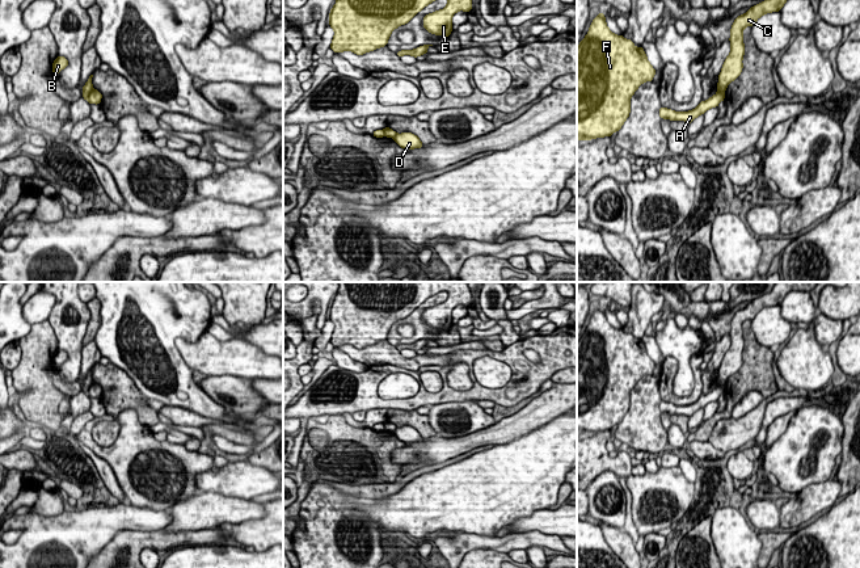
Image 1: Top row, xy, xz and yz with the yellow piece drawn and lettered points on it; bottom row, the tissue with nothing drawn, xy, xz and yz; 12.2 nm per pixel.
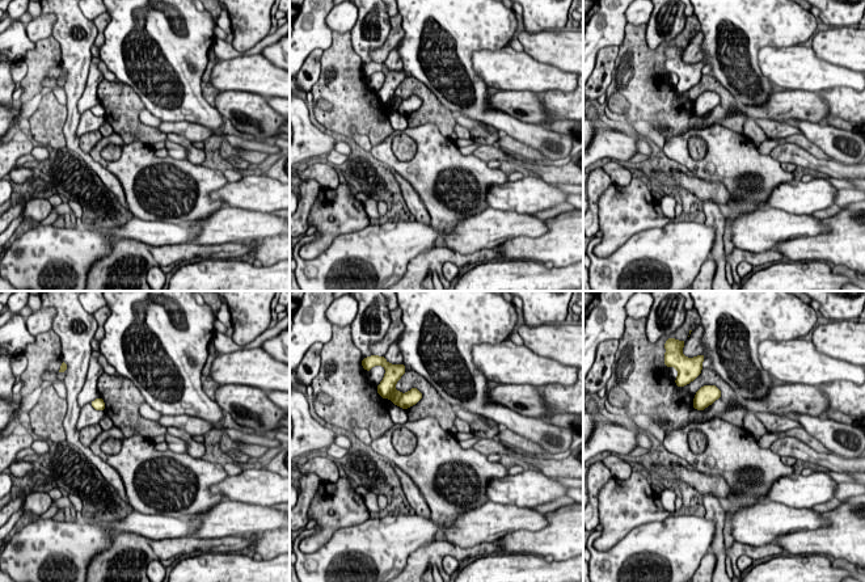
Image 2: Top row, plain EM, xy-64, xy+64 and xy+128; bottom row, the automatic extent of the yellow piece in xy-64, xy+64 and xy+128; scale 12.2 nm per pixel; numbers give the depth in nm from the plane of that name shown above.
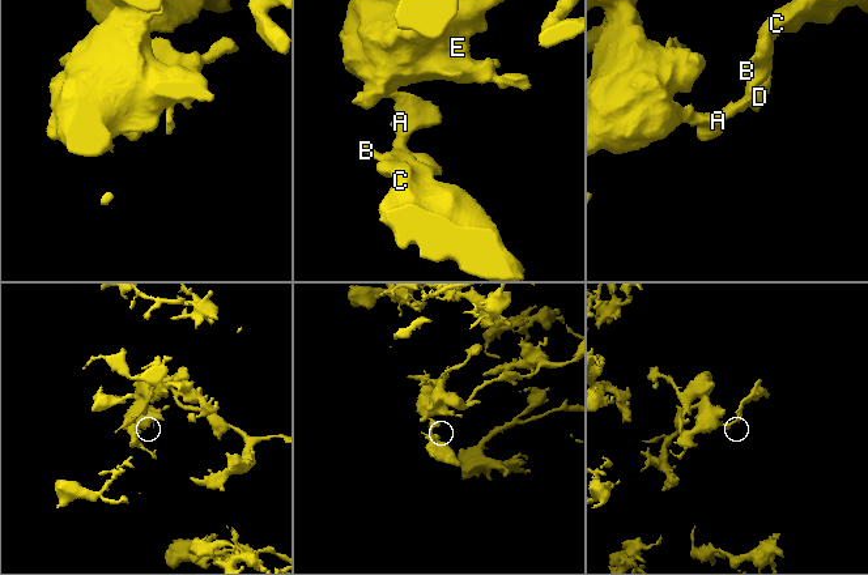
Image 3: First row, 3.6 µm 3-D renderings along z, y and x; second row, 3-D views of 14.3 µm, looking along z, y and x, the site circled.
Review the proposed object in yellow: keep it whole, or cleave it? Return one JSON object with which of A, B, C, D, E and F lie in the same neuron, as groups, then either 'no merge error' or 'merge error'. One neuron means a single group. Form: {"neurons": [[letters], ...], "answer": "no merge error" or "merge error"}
{"neurons": [["A", "E", "F"], ["B", "C", "D"]], "answer": "merge error"}

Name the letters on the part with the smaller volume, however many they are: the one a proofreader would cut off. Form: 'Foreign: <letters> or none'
Foreign: B, C, D

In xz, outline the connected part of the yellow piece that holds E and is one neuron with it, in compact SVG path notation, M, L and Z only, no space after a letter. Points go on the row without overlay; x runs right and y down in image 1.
M338 282L340 287L329 307L329 319L334 324L330 342L334 346L353 345L363 349L387 340L391 327L409 316L430 296L446 291L447 299L423 311L423 321L437 329L448 331L452 323L452 310L472 303L468 282Z

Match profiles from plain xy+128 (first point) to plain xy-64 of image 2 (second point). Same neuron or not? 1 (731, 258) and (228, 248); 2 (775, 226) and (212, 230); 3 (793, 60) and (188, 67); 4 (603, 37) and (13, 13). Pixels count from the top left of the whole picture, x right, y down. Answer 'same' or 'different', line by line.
1: same
2: same
3: different
4: same

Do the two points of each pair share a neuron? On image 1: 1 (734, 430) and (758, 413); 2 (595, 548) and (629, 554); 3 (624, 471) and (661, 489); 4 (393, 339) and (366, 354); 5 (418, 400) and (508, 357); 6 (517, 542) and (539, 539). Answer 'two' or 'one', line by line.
1: one
2: two
3: two
4: two
5: one
6: one

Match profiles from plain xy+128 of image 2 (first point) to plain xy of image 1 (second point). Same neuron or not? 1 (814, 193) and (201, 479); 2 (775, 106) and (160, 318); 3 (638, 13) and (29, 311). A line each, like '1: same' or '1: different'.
1: same
2: different
3: same

